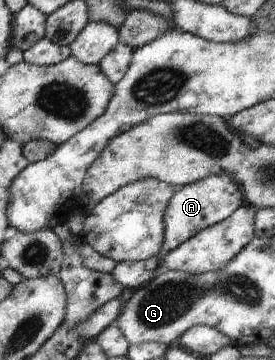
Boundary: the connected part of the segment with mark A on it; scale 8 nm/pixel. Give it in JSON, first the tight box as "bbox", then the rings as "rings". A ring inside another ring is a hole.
{"bbox":[158,174,245,257],"rings":[[[217,174],[217,176],[208,176],[199,182],[193,184],[176,187],[171,202],[165,210],[164,216],[164,240],[158,257],[173,252],[177,246],[181,246],[183,242],[187,242],[189,238],[193,238],[194,234],[209,228],[211,225],[217,224],[225,220],[235,209],[245,204],[243,200],[242,188],[233,180],[230,174]]]}

